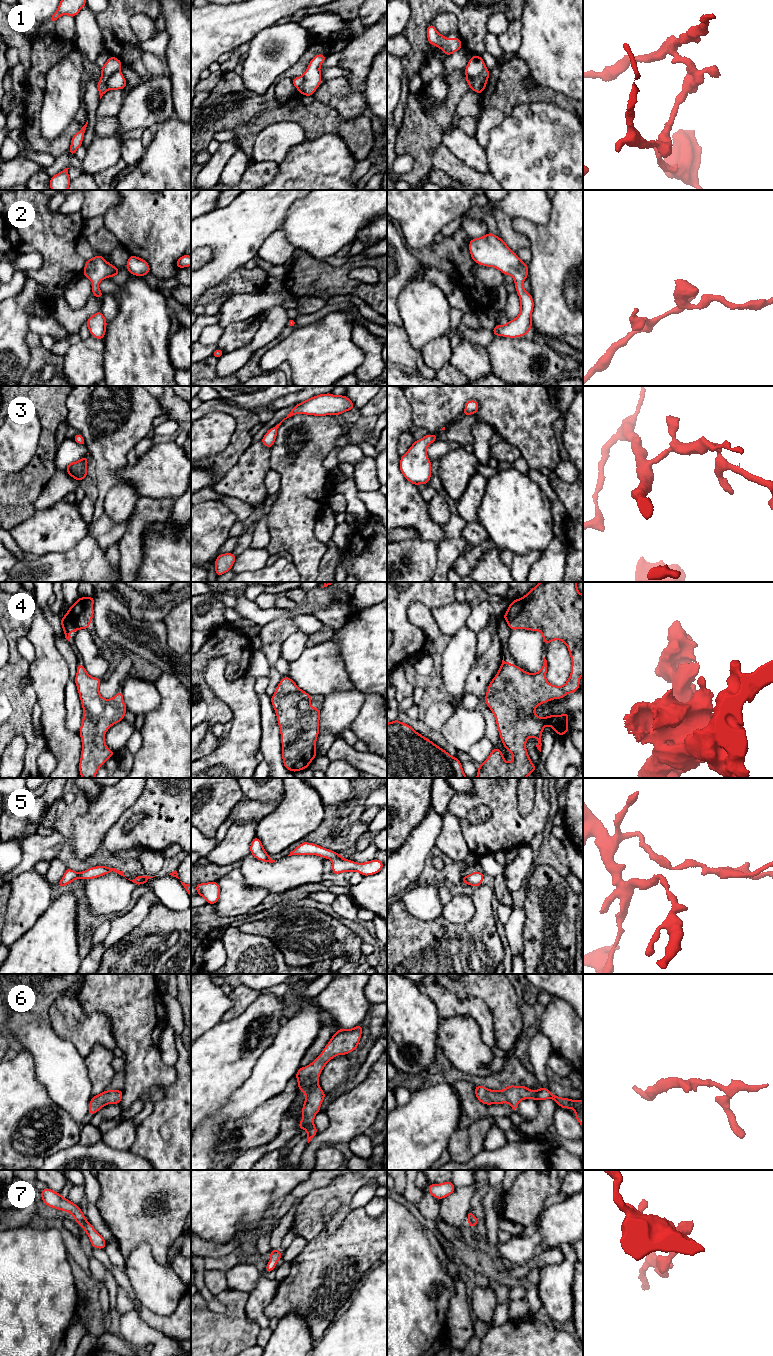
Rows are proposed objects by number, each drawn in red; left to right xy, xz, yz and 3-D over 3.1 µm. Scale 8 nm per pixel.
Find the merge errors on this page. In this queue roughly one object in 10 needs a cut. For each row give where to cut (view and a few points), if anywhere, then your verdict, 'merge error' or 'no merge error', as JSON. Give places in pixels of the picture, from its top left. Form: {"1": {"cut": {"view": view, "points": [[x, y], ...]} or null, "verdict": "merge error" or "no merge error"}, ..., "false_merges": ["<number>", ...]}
{"1": {"cut": {"view": "xy", "points": [[119, 70], [115, 71], [108, 78], [108, 88]]}, "verdict": "merge error"}, "2": {"cut": null, "verdict": "no merge error"}, "3": {"cut": null, "verdict": "no merge error"}, "4": {"cut": null, "verdict": "no merge error"}, "5": {"cut": null, "verdict": "no merge error"}, "6": {"cut": null, "verdict": "no merge error"}, "7": {"cut": null, "verdict": "no merge error"}, "false_merges": ["1"]}

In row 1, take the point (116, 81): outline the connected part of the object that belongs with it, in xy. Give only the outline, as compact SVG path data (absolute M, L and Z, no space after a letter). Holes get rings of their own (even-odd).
M114 72L107 80L107 86L109 89L119 90L125 89L127 82L122 72Z

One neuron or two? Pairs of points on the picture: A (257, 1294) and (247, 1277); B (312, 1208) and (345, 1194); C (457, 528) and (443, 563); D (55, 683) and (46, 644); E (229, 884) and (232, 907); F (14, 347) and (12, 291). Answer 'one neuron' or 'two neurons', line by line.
A: two neurons
B: one neuron
C: one neuron
D: one neuron
E: one neuron
F: two neurons

